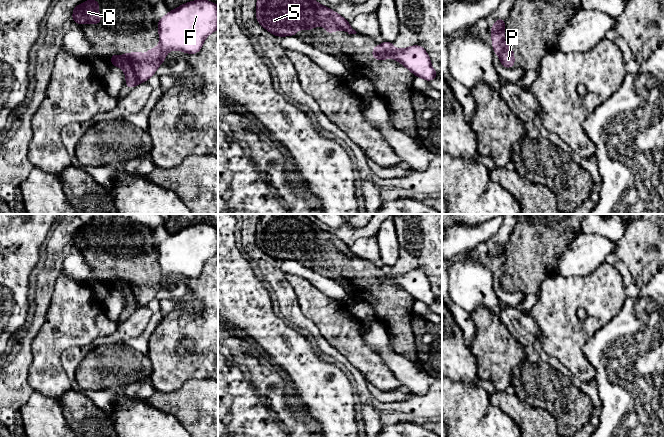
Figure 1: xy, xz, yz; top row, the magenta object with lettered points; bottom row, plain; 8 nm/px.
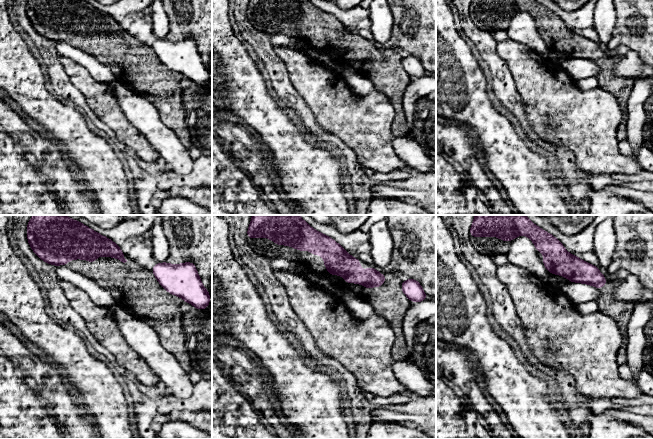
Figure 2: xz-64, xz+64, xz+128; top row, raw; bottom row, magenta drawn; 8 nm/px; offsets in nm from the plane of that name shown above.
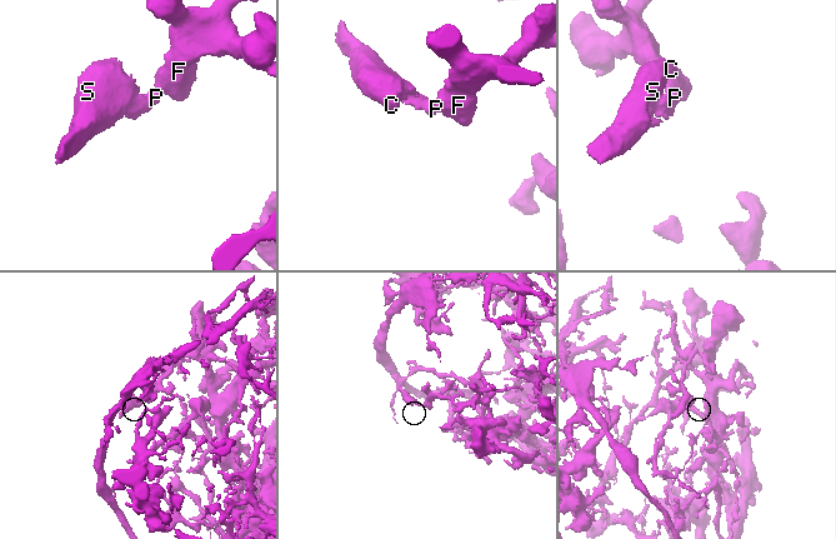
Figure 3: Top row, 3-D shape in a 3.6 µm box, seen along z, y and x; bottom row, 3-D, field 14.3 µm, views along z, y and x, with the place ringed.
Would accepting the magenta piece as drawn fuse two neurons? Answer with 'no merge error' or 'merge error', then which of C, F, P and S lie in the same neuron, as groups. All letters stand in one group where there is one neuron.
merge error; groups C P S / F

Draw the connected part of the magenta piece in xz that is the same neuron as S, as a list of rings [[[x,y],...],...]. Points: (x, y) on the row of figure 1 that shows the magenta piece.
[[[257,0],[256,19],[268,32],[280,38],[297,37],[298,30],[292,29],[297,26],[300,30],[312,30],[315,26],[325,26],[327,34],[332,34],[335,30],[345,30],[348,34],[357,33],[341,15],[315,0]]]

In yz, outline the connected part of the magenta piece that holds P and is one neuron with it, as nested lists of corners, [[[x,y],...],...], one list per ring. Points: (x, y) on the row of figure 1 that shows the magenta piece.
[[[503,44],[499,56],[500,56],[500,63],[503,67],[505,68],[514,67],[515,64],[514,51],[509,45]]]

